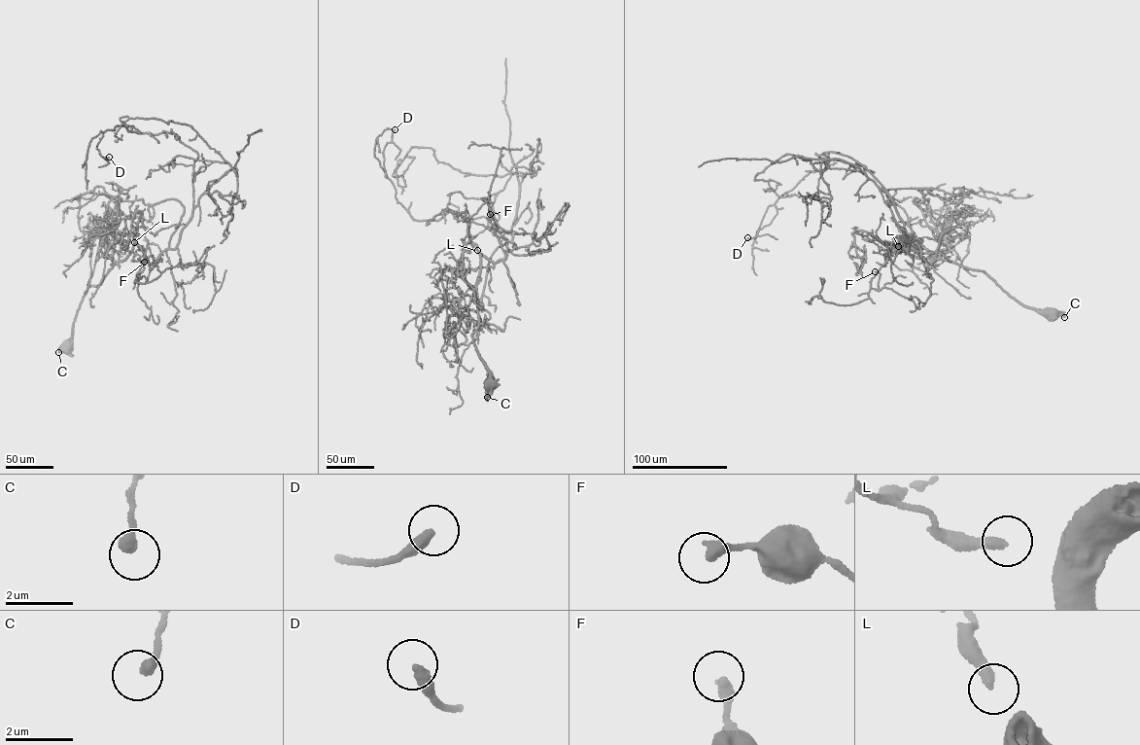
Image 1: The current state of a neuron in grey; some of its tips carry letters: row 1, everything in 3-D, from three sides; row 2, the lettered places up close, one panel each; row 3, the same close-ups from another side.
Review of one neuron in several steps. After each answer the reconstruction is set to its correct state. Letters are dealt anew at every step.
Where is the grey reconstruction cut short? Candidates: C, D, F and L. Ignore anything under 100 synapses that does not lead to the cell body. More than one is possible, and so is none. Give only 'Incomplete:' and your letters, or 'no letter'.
Incomplete: no letter

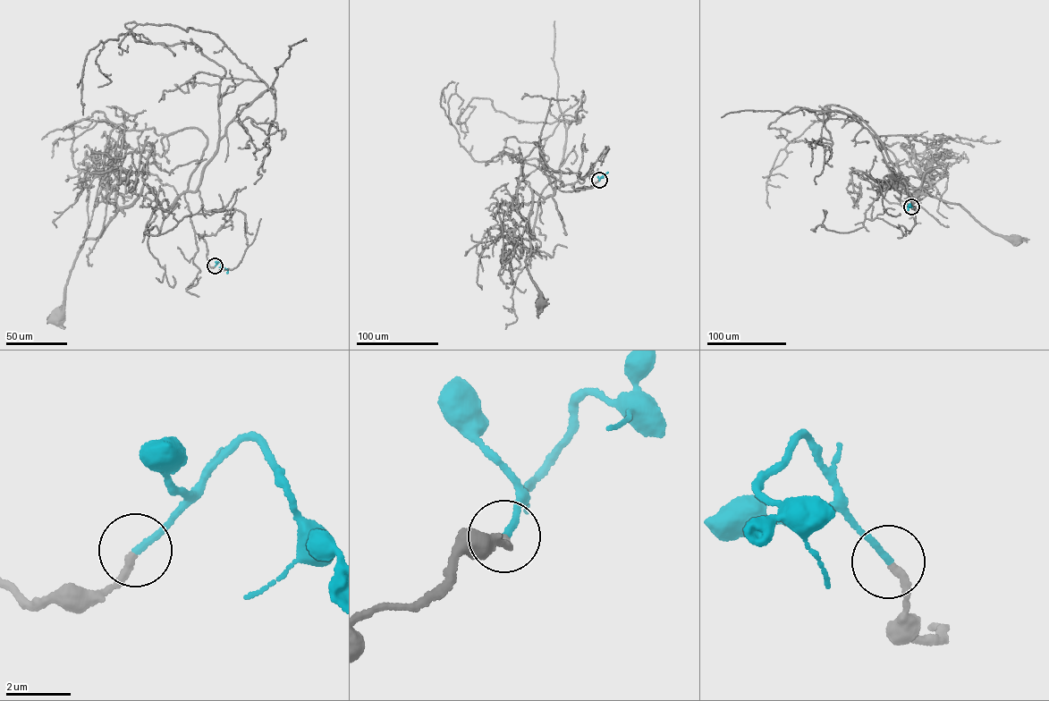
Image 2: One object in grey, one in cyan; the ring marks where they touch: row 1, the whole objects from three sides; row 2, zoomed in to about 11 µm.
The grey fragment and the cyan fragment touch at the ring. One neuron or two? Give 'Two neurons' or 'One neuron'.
One neuron

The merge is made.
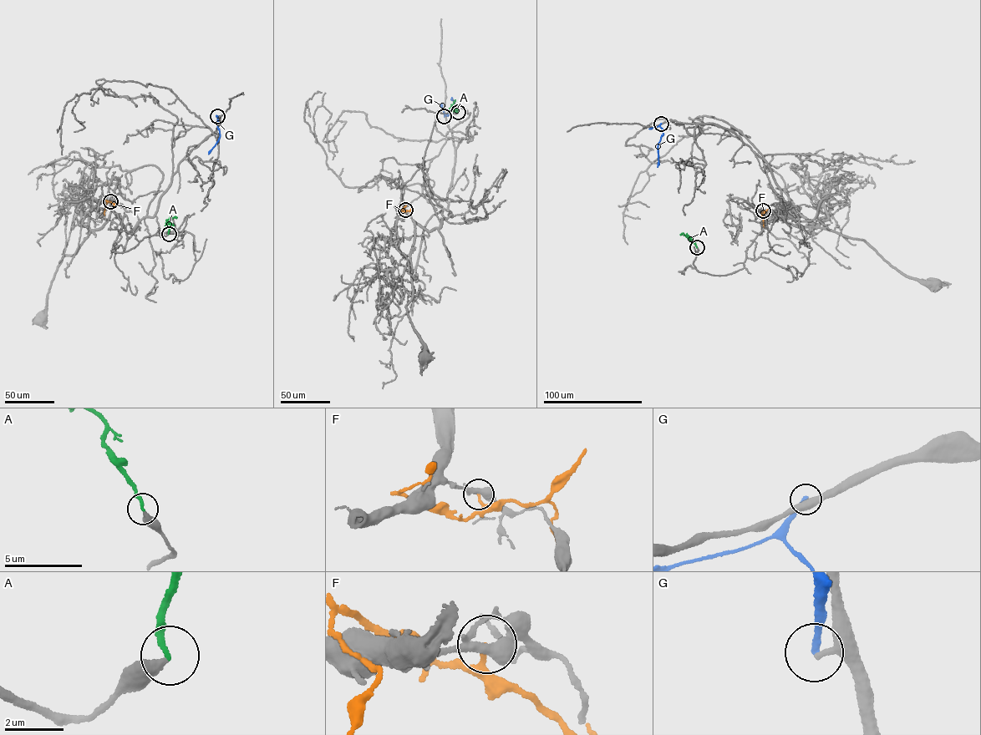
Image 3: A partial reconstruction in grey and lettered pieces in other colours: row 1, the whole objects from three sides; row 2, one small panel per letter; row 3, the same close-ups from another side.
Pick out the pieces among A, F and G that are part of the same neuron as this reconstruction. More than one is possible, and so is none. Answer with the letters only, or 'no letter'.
no letter

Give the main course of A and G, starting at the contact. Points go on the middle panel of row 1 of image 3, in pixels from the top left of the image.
A: (458, 112), (450, 109), (455, 99)
G: (444, 116), (453, 107), (454, 102), (451, 98)

